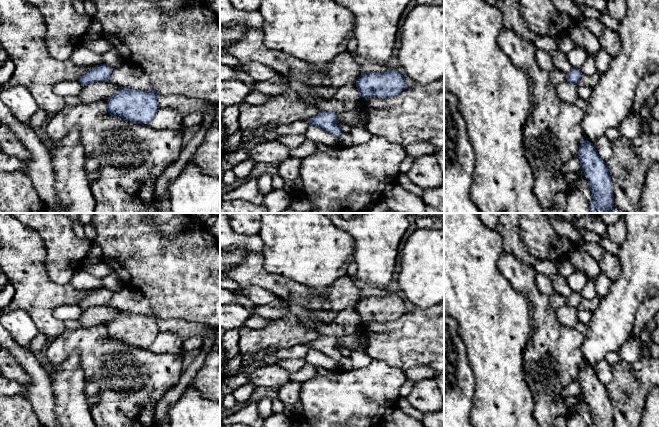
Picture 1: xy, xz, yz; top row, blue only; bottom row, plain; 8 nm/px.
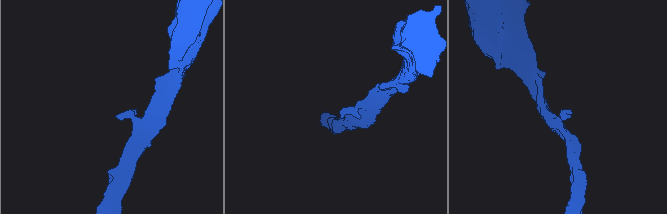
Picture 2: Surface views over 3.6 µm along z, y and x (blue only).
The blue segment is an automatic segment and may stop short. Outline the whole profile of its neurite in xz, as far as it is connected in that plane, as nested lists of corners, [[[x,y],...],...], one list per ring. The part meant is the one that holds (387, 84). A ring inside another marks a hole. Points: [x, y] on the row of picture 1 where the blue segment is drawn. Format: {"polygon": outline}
{"polygon": [[[394,69],[383,73],[363,74],[355,84],[362,98],[392,97],[408,88],[405,76]]]}

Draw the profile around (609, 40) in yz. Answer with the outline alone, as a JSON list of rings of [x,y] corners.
[[[606,28],[599,38],[601,47],[613,58],[621,50],[621,40],[618,37],[618,32]]]

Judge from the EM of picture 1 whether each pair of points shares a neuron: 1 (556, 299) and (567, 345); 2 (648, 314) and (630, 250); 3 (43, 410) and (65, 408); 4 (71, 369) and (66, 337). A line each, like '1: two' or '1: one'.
1: two
2: two
3: two
4: two

